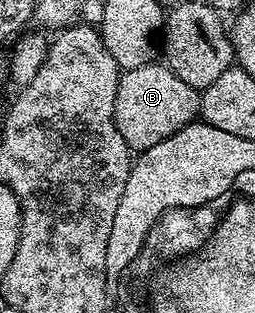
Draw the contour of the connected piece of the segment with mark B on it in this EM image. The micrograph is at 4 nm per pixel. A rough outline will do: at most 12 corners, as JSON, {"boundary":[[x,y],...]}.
{"boundary":[[164,63],[118,78],[114,122],[131,151],[199,116],[199,90]]}

